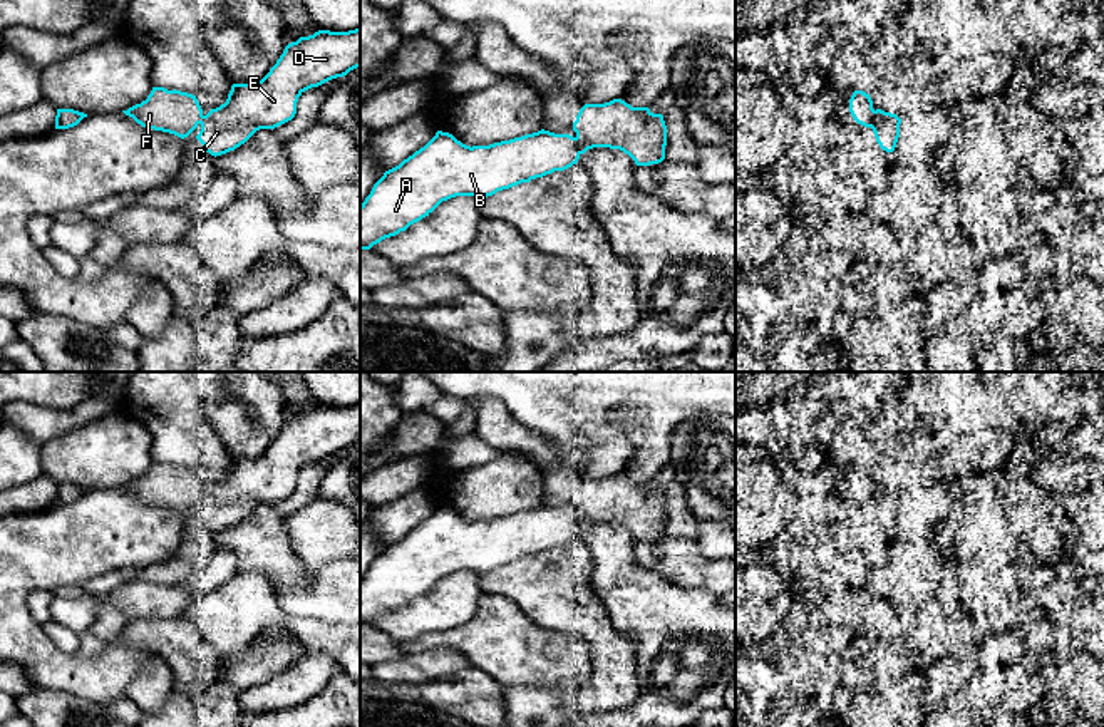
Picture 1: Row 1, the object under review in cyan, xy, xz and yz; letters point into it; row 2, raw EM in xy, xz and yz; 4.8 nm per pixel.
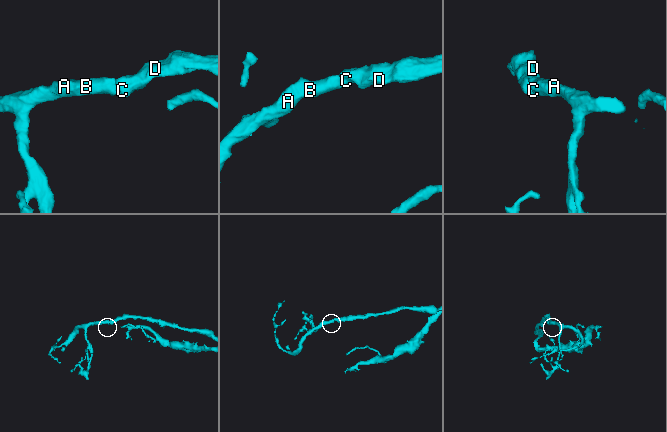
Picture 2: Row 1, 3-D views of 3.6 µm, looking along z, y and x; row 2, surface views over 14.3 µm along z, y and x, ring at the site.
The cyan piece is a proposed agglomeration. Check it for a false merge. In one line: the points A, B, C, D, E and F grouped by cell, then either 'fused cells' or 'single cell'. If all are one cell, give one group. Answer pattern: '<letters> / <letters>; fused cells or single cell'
A B C D E F; single cell

